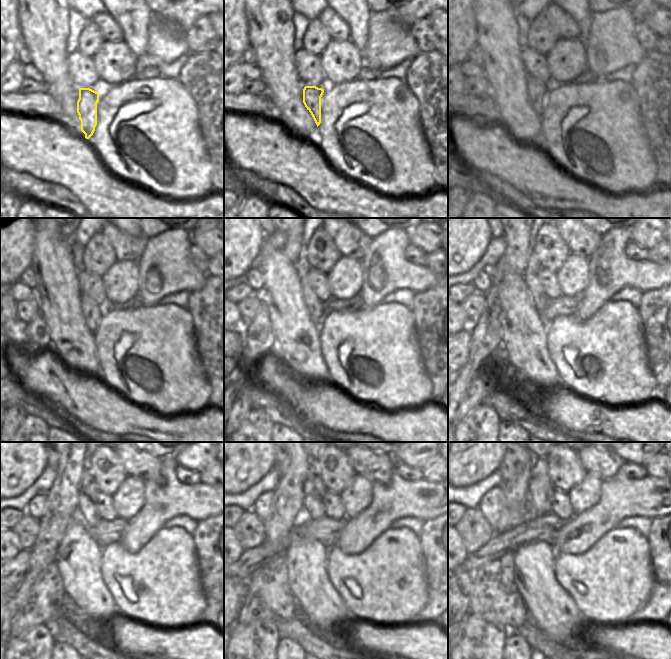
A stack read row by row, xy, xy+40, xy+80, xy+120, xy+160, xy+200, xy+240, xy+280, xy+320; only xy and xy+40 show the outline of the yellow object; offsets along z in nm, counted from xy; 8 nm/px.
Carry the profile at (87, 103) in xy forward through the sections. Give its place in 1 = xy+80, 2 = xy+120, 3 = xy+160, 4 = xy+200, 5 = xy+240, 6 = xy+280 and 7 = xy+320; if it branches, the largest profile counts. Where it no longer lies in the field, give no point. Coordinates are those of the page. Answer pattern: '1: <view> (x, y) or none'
1: xy+80 (536, 89)
2: xy+120 (92, 312)
3: xy+160 (316, 308)
4: xy+200 (536, 291)
5: xy+240 (86, 511)
6: xy+280 (314, 489)
7: xy+320 (540, 489)

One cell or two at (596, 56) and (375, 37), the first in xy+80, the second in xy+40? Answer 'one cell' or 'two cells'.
one cell

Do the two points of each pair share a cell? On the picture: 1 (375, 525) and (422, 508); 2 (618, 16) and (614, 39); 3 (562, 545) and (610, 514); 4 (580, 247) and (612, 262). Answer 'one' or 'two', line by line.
1: one
2: one
3: one
4: two

